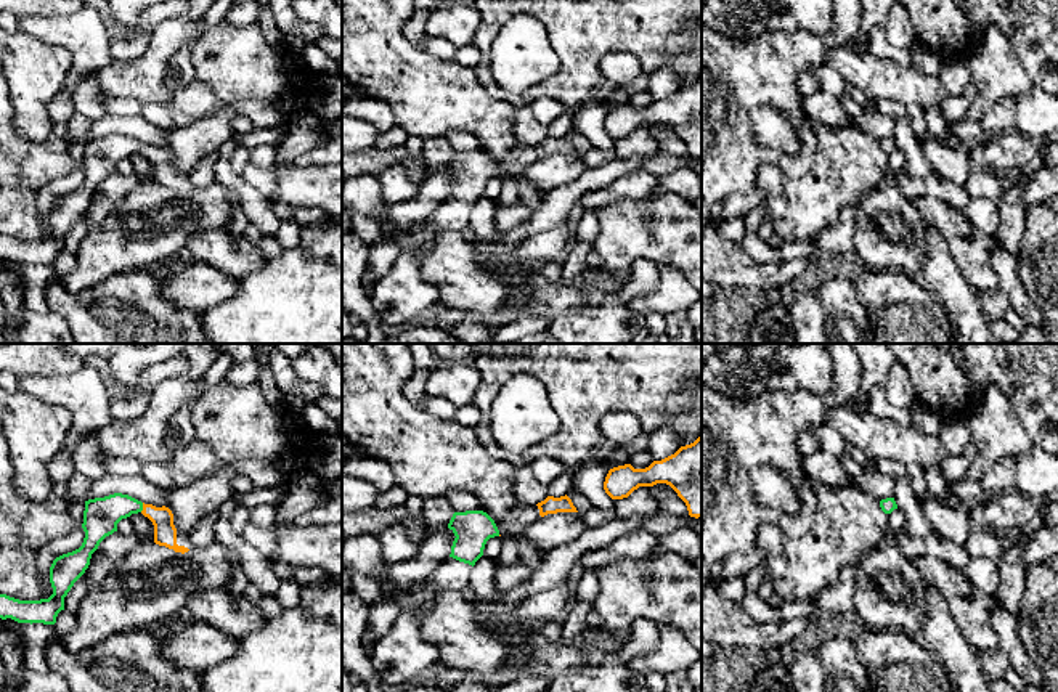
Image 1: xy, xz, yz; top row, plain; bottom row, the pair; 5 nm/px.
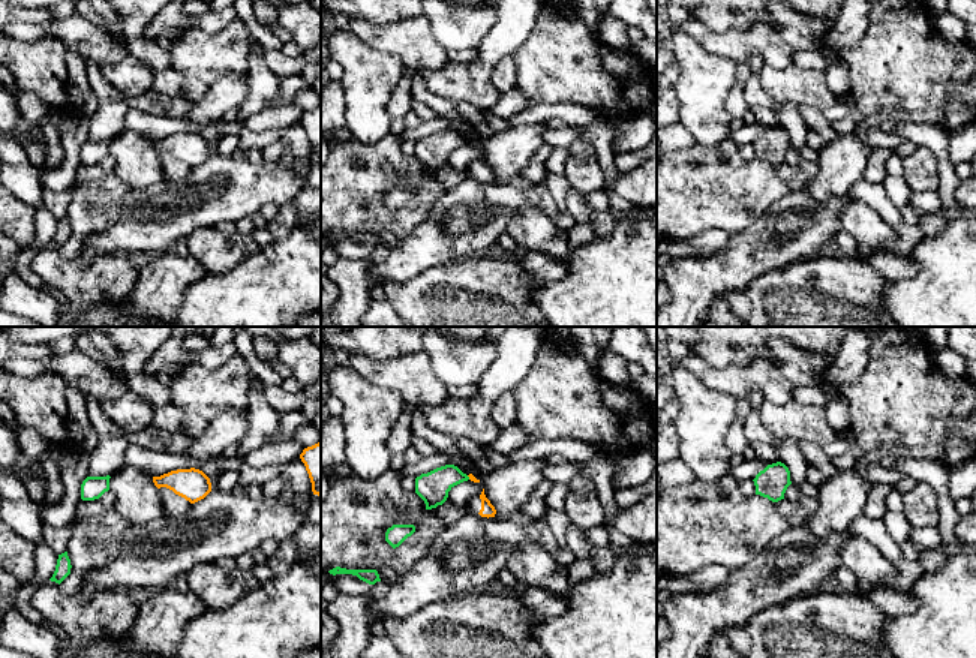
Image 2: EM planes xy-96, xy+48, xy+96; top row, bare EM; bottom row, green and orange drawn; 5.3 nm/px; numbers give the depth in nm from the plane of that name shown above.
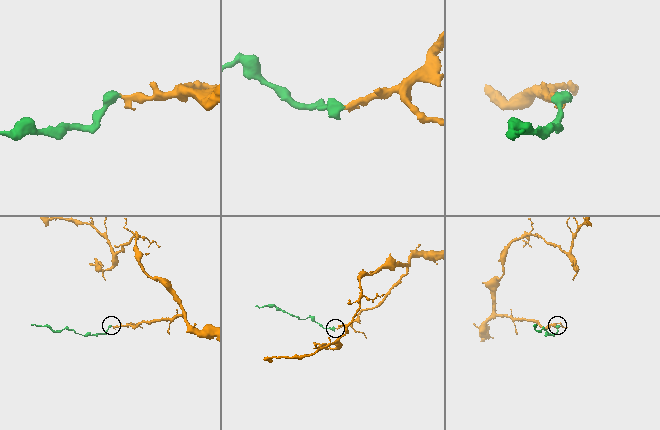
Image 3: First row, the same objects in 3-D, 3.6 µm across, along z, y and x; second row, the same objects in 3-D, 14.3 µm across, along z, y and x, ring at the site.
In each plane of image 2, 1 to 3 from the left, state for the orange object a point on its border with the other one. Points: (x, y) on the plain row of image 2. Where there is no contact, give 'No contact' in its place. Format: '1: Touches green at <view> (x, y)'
1: No contact
2: Touches green at xy+48 (468, 141)
3: No contact

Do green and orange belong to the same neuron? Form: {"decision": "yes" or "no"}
{"decision": "yes"}

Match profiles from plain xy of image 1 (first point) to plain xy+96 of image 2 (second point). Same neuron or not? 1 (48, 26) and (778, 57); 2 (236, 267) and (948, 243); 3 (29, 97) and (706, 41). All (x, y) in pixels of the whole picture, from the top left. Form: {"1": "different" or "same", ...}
{"1": "same", "2": "different", "3": "different"}

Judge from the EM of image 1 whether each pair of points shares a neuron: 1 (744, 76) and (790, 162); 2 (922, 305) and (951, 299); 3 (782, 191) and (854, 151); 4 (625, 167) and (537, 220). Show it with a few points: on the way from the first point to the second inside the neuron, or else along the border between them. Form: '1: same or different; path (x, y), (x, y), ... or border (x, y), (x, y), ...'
1: same; path (739, 103), (739, 135), (758, 154), (763, 154)
2: different; border (933, 294), (954, 326)
3: same; path (800, 191), (814, 191), (837, 169)
4: same; path (602, 175), (577, 188), (559, 203)

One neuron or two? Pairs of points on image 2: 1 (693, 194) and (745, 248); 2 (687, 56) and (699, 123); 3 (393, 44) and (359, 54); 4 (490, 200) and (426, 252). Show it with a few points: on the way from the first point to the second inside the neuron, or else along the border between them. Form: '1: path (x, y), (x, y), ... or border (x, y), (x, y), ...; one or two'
1: border (762, 213), (730, 236); two
2: path (699, 72), (699, 107); one
3: border (351, 30), (375, 48), (393, 53), (404, 71); two
4: path (474, 215), (443, 237); one

